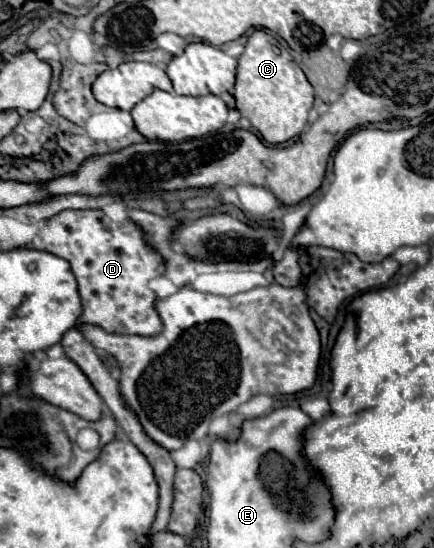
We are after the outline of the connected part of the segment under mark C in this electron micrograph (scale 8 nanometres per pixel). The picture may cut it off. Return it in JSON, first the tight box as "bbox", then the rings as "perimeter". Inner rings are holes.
{"bbox":[232,29,314,145],"perimeter":[[[256,29],[246,41],[246,51],[238,59],[232,95],[242,117],[246,117],[254,129],[260,131],[264,141],[272,145],[300,135],[314,105],[314,89],[308,83],[304,71],[294,63],[288,51],[276,47],[276,39],[264,29]]]}

